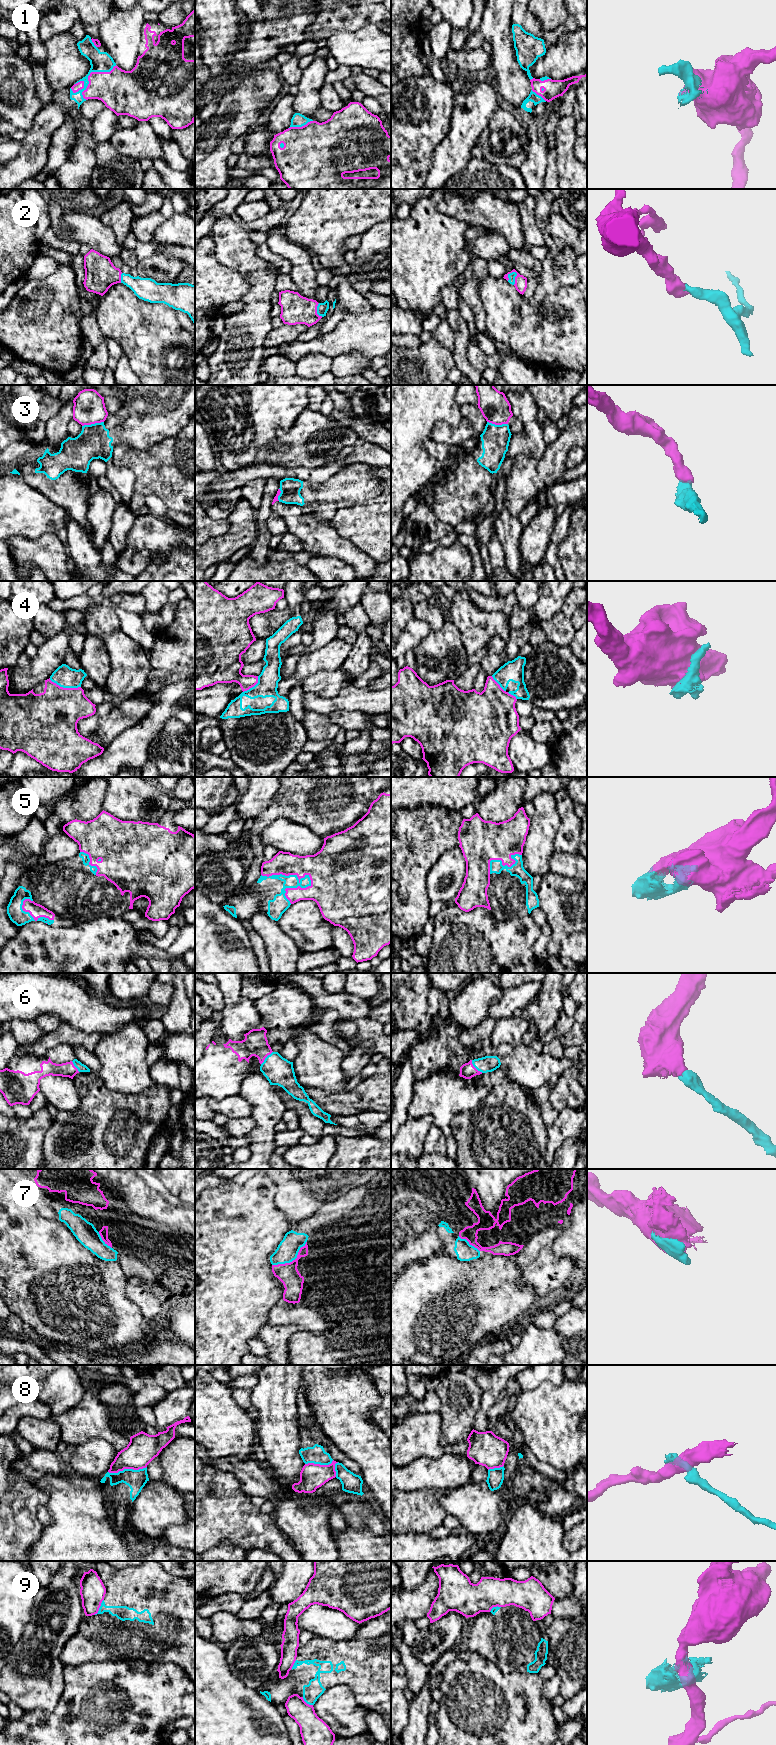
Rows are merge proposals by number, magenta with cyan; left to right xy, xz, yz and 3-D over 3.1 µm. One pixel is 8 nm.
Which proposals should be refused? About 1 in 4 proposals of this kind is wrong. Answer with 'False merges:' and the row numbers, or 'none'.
False merges: 3, 4, 8, 9

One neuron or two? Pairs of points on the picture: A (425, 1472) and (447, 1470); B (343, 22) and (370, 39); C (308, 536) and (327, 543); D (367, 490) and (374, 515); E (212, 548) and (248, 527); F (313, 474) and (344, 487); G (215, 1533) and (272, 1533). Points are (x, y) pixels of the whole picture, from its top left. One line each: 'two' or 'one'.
A: one
B: two
C: one
D: two
E: one
F: two
G: one

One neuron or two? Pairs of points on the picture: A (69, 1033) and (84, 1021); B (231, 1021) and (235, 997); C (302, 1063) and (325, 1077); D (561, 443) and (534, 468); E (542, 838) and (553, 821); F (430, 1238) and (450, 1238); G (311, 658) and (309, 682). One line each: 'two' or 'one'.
A: two
B: one
C: one
D: one
E: one
F: two
G: two

